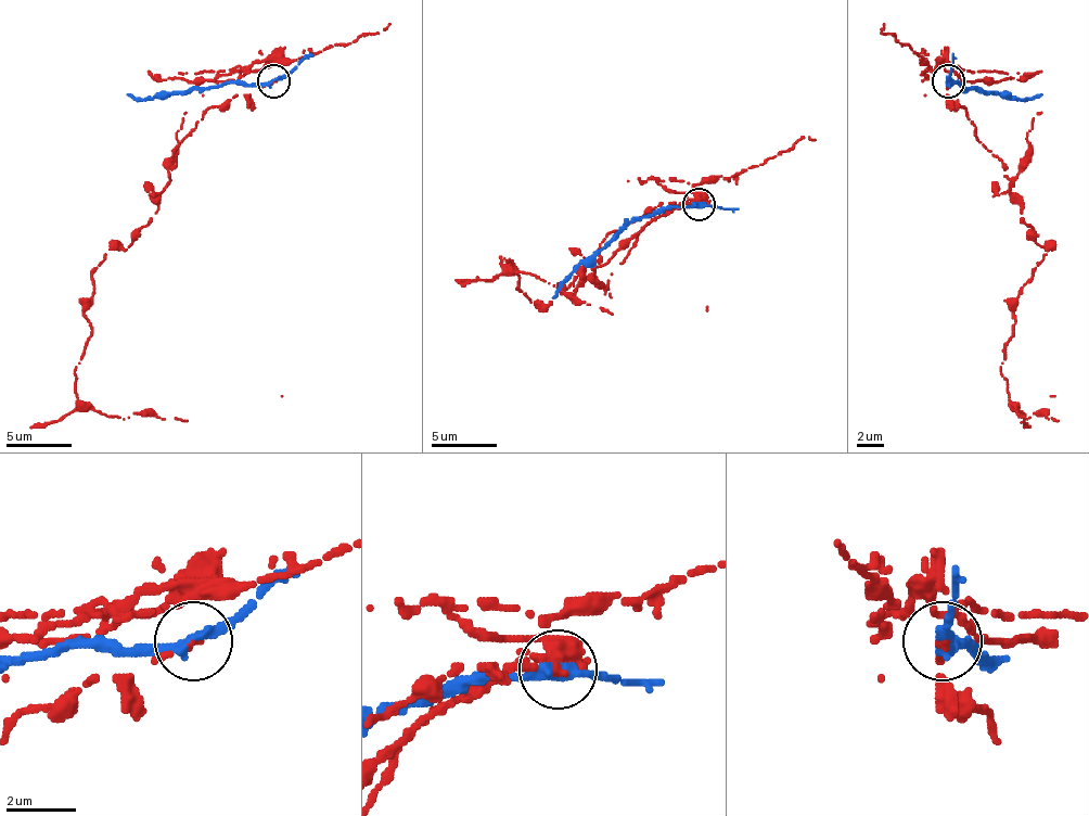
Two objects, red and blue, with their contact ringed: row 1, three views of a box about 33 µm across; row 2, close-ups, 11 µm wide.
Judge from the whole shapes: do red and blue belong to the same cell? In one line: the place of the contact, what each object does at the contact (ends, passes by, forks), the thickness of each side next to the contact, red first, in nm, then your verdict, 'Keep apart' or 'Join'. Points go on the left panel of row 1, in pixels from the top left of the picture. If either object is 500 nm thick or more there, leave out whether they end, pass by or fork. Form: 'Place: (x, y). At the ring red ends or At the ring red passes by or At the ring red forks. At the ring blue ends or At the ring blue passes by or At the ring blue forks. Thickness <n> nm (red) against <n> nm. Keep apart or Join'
Place: (273, 81). At the ring red ends. At the ring blue passes by. Thickness 150 nm (red) against 300 nm. Keep apart

